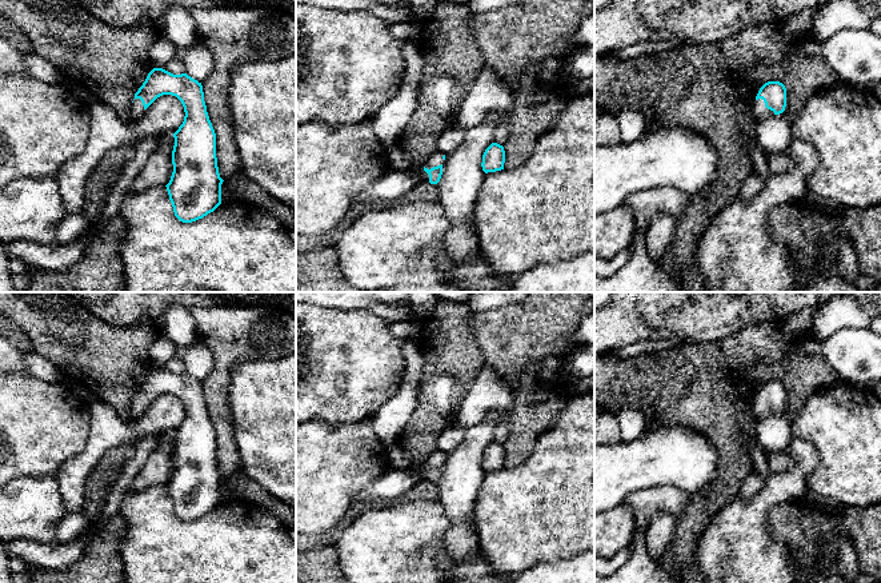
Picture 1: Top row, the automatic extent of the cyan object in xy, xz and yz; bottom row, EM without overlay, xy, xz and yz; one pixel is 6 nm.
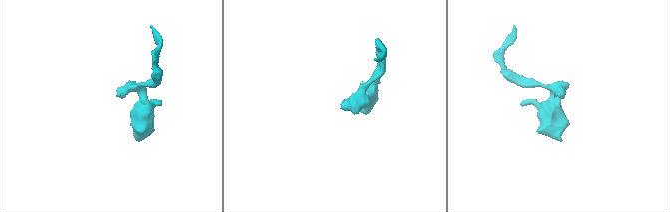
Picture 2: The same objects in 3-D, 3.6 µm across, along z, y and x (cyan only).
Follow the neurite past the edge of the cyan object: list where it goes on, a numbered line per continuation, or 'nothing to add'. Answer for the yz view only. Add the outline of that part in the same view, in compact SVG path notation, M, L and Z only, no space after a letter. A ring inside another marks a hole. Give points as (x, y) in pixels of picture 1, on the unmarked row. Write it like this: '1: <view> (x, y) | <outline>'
1: yz (760, 408) | M758 398L754 400L754 412L756 412L758 419L768 418L768 416L774 414L773 410L768 408L765 406L765 402L762 398Z

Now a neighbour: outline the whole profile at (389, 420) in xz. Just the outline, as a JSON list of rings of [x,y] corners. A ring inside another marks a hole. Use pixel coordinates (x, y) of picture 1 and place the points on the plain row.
[[[408,342],[403,354],[405,367],[396,395],[381,404],[369,418],[376,435],[388,447],[397,444],[419,403],[424,359],[415,342]]]

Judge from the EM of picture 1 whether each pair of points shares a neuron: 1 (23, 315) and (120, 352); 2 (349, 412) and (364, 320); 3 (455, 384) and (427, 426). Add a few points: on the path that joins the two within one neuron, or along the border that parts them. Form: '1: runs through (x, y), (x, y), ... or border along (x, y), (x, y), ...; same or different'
1: runs through (47, 315), (68, 335), (84, 338), (96, 350); same
2: runs through (349, 390), (349, 356), (357, 343); same
3: runs through (444, 395), (432, 415); same

